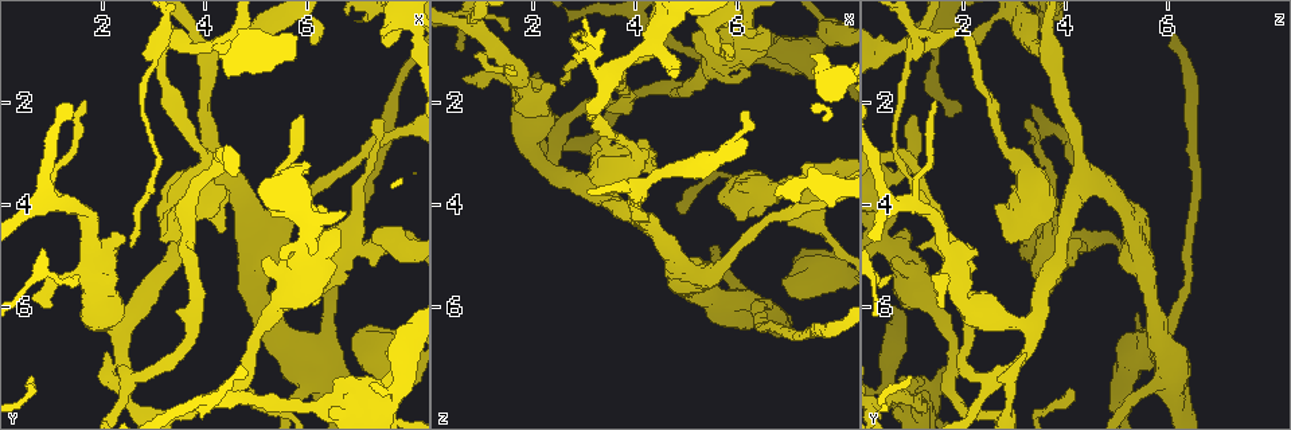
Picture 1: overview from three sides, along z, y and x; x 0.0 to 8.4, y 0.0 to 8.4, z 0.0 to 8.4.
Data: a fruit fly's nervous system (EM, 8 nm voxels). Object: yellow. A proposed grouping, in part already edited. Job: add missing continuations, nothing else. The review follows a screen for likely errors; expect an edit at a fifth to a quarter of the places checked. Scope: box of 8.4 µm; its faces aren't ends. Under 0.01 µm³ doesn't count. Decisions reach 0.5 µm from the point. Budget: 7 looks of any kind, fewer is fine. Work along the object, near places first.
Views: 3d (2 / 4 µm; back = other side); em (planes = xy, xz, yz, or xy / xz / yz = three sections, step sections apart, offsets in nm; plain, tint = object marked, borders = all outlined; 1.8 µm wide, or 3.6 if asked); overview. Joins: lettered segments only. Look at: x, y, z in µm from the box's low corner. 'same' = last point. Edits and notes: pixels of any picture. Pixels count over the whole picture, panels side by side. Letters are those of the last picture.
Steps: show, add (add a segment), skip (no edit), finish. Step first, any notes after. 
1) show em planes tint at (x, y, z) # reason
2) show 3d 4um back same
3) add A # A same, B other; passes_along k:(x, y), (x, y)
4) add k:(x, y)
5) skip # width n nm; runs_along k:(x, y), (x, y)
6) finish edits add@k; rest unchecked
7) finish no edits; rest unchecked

show em 3.6um xy step 16 tint at (6.05, 4.90, 0.60) # thick turns thin

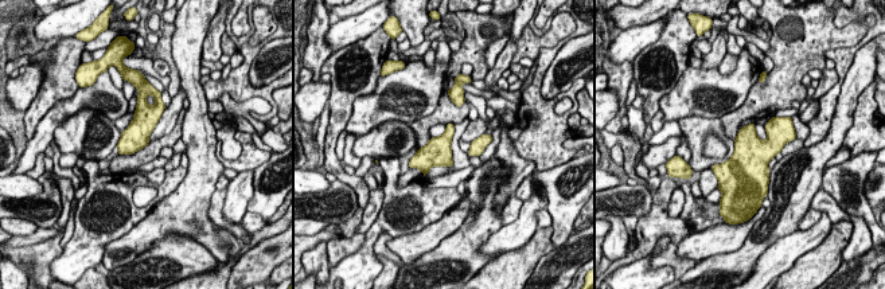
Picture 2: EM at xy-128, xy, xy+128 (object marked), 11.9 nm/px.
show em 3.6um planes borders same # another direction

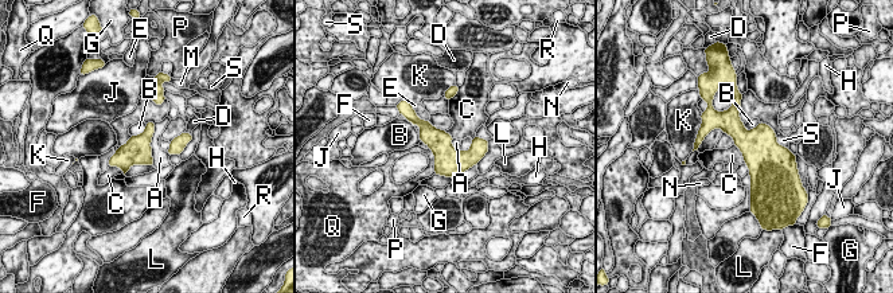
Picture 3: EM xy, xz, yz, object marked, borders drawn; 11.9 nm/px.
skip # A other, B other, C other, D other, E other, F other, G other, H other, J other, K other, L other, M other, N other, P other, Q other, R other, S other; border 3:(155, 122), (151, 141), (152, 164); none of them fits

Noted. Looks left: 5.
show em yz step 16 borders at (2.25, 7.45, 2.90) # sharp bend

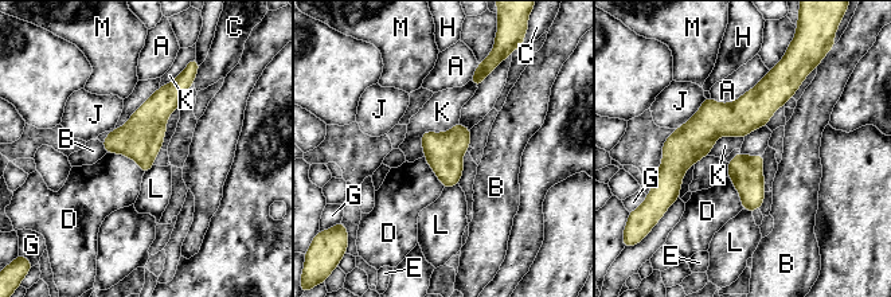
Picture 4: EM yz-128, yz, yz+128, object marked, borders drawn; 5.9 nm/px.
show em planes borders same

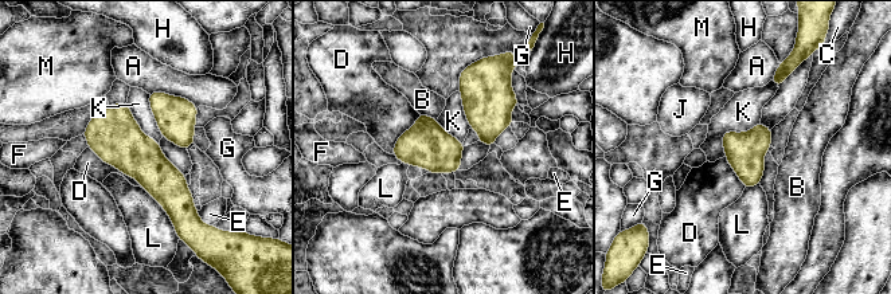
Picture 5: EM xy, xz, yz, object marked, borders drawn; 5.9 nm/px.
skip # A other, B other, C other, D other, E other, F other, G other, H other, J other, K other, L other, M other; border 5:(759, 122), (726, 132), (725, 156); none of them fits

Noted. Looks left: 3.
show em 3.6um planes borders at (6.40, 7.90, 1.15) # calibre changes

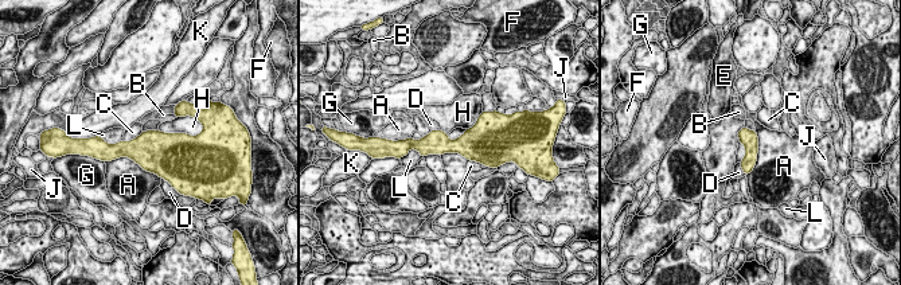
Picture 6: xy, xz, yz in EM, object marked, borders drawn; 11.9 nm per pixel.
skip # A other, B other, C other, D other, E other, F other, G other, H other, J other, K other, L other; border 6:(105, 160), (131, 157), (162, 178); none of them fits

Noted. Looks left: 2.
finish no edits; rest unchecked

